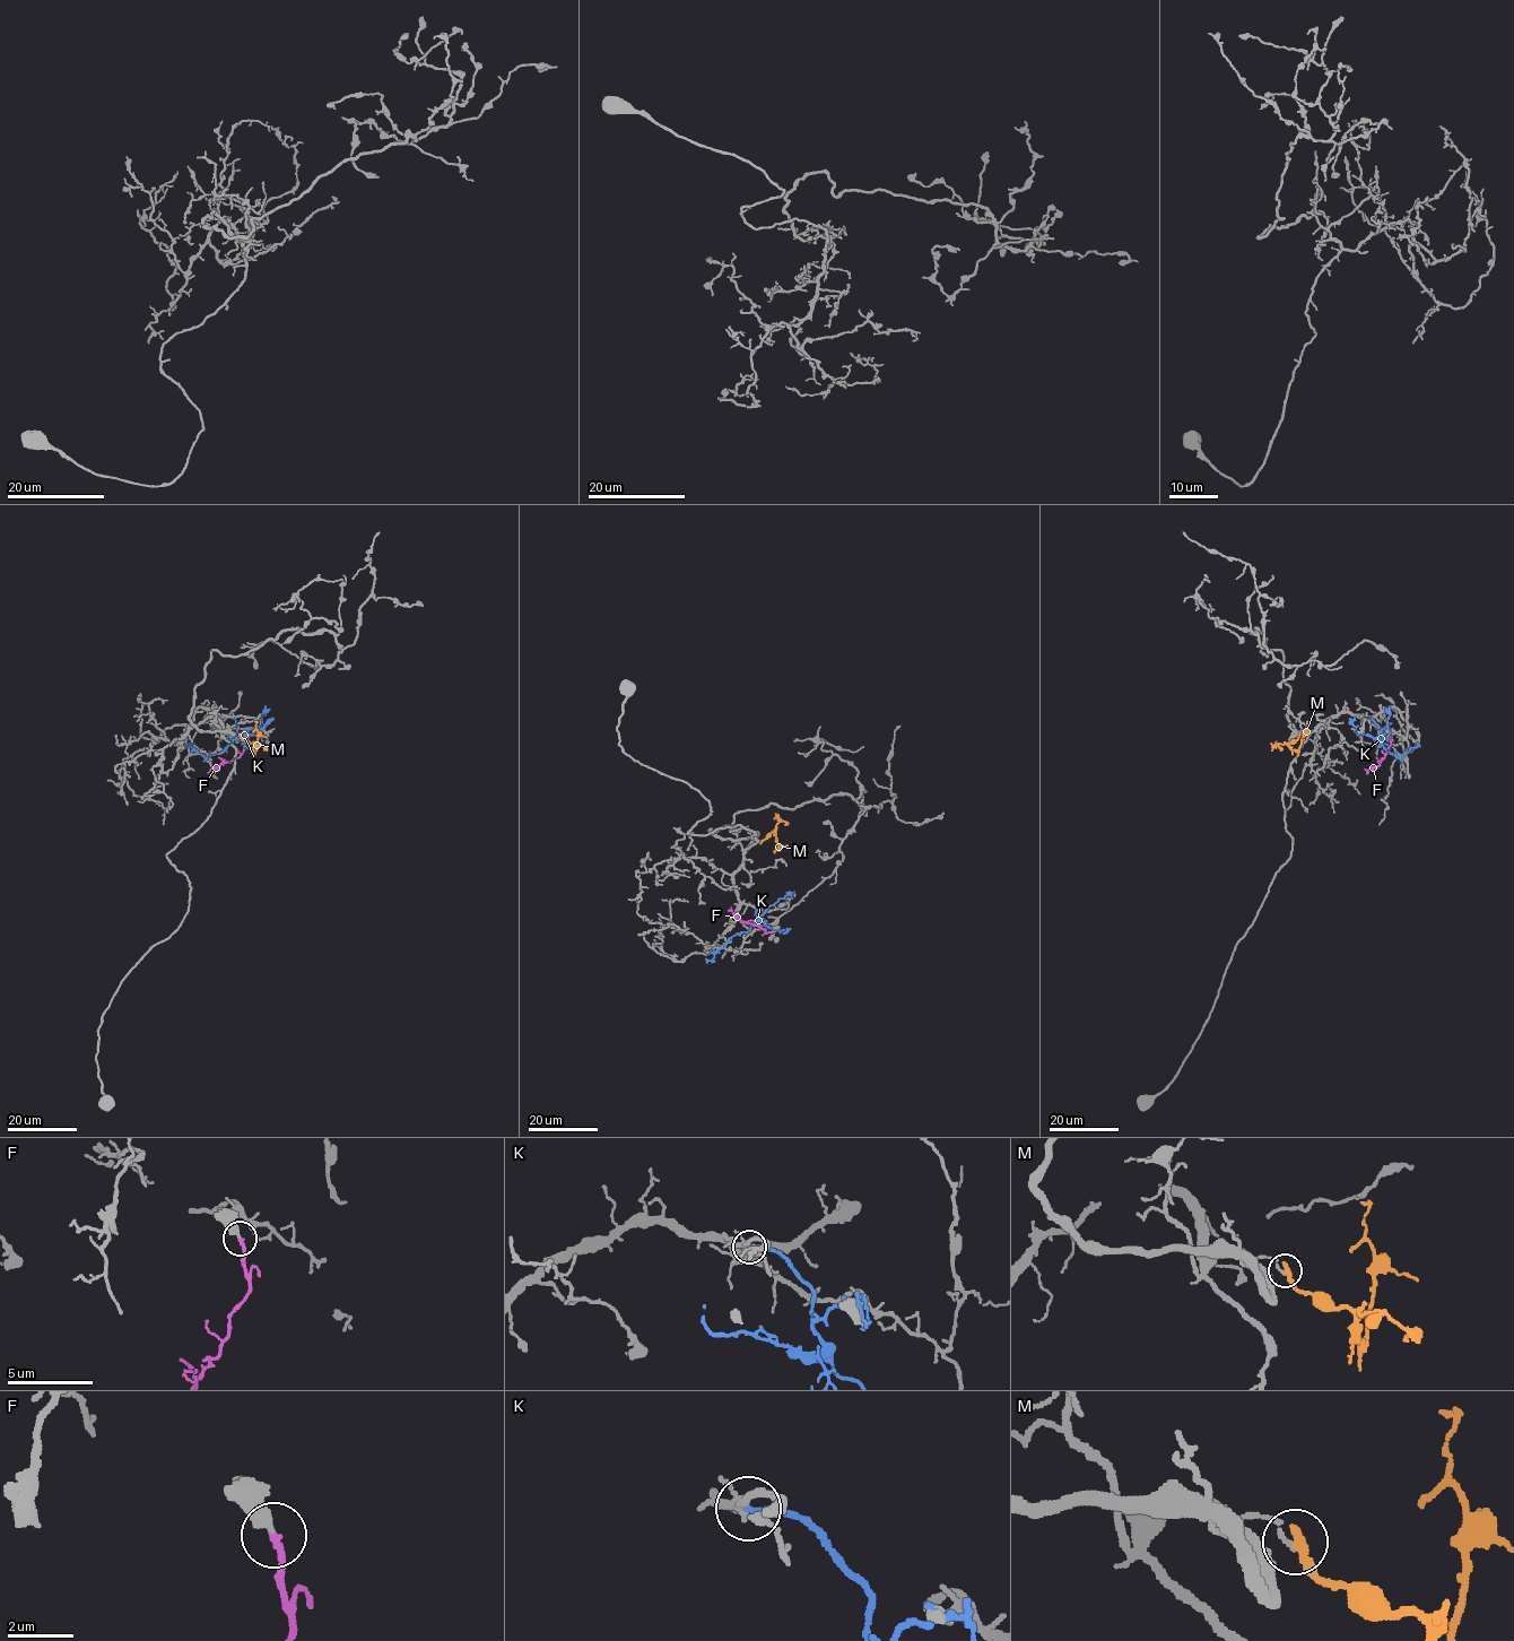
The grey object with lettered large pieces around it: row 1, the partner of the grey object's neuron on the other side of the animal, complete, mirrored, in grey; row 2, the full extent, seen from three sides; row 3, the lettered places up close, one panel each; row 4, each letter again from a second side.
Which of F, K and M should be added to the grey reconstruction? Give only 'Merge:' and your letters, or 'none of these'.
Merge: F

